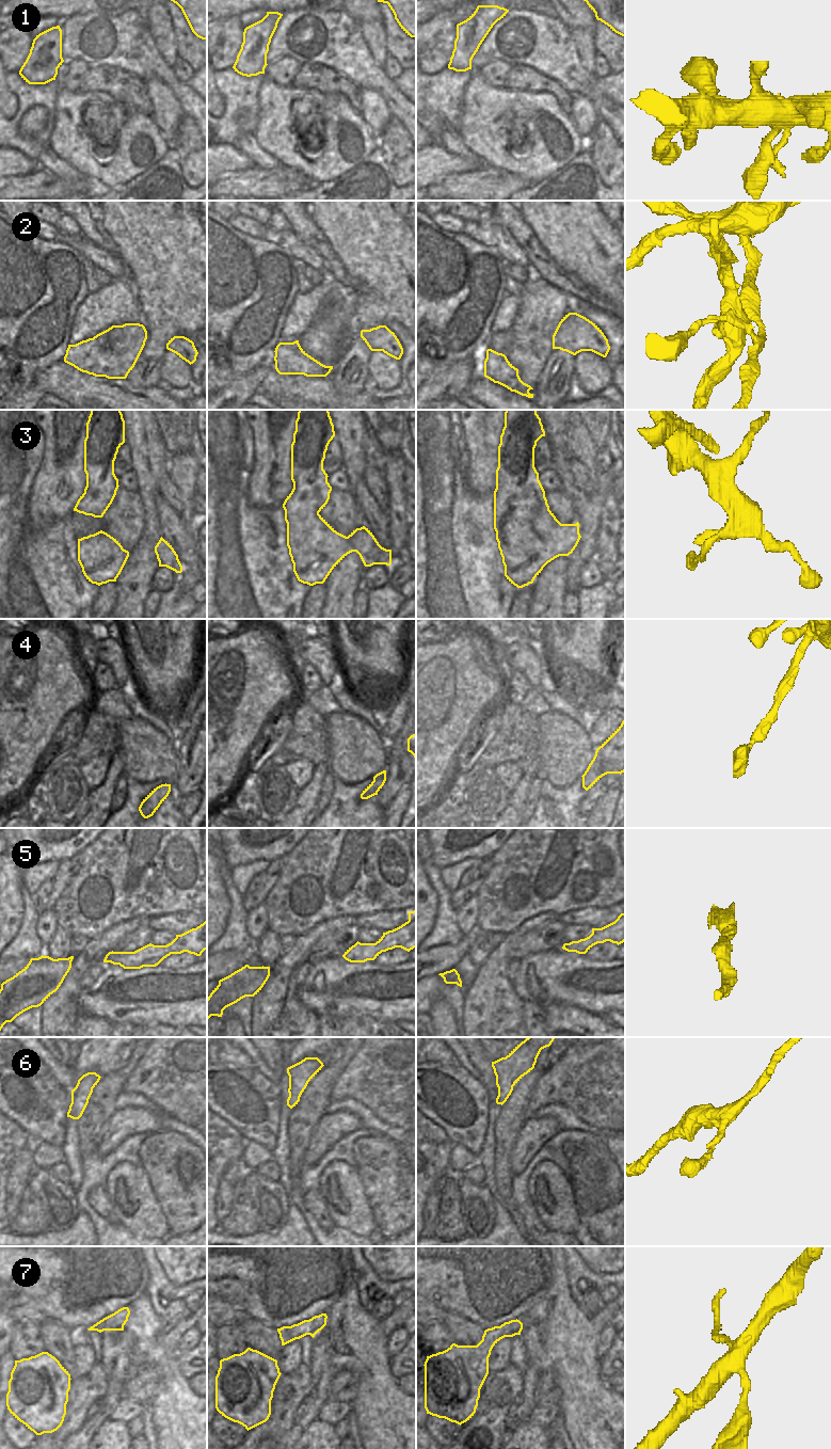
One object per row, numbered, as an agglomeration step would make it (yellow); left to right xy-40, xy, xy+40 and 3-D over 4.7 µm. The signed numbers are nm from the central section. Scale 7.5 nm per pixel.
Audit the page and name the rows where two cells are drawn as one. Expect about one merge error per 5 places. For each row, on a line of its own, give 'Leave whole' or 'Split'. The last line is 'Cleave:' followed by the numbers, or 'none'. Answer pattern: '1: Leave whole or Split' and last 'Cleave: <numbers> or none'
1: Leave whole
2: Leave whole
3: Leave whole
4: Leave whole
5: Leave whole
6: Leave whole
7: Leave whole
Cleave: none.

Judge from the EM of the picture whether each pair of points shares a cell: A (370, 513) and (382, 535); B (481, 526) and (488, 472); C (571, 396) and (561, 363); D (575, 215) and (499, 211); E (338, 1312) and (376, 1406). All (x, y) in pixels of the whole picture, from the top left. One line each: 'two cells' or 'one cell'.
A: one cell
B: two cells
C: two cells
D: two cells
E: one cell

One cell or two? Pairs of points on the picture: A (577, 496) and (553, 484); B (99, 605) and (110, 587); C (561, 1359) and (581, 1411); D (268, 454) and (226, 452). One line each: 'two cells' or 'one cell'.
A: two cells
B: one cell
C: one cell
D: two cells

